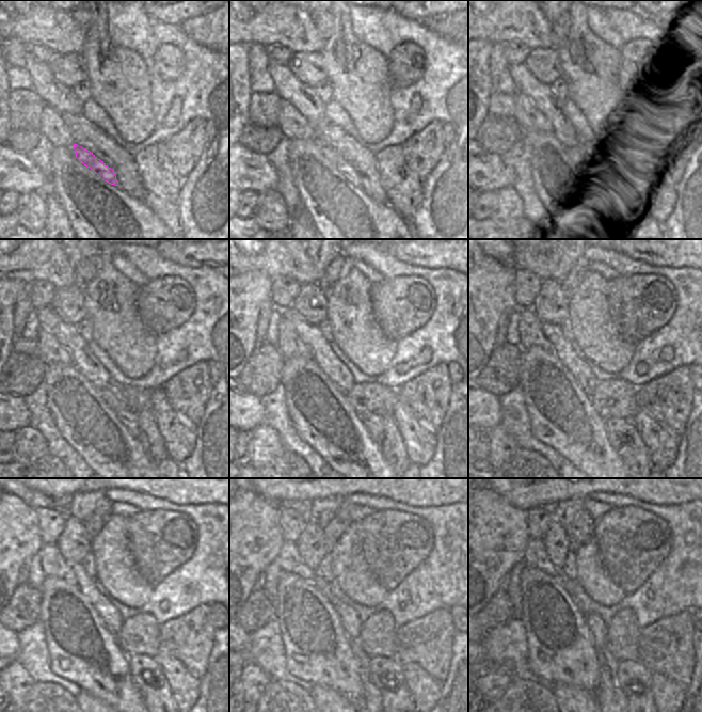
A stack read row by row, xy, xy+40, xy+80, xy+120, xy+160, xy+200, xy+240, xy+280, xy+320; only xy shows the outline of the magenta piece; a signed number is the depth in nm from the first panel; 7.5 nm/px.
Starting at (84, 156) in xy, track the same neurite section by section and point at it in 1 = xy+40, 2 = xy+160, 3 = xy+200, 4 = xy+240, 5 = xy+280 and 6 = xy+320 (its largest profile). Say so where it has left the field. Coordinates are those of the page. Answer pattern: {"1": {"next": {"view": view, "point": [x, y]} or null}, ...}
{"1": {"next": {"view": "xy+40", "point": [342, 167]}}, "2": {"next": {"view": "xy+160", "point": [375, 424]}}, "3": {"next": {"view": "xy+200", "point": [617, 428]}}, "4": {"next": {"view": "xy+240", "point": [140, 666]}}, "5": {"next": {"view": "xy+280", "point": [384, 673]}}, "6": {"next": {"view": "xy+320", "point": [632, 676]}}}

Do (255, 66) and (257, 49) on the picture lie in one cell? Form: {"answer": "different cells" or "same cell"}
{"answer": "same cell"}

